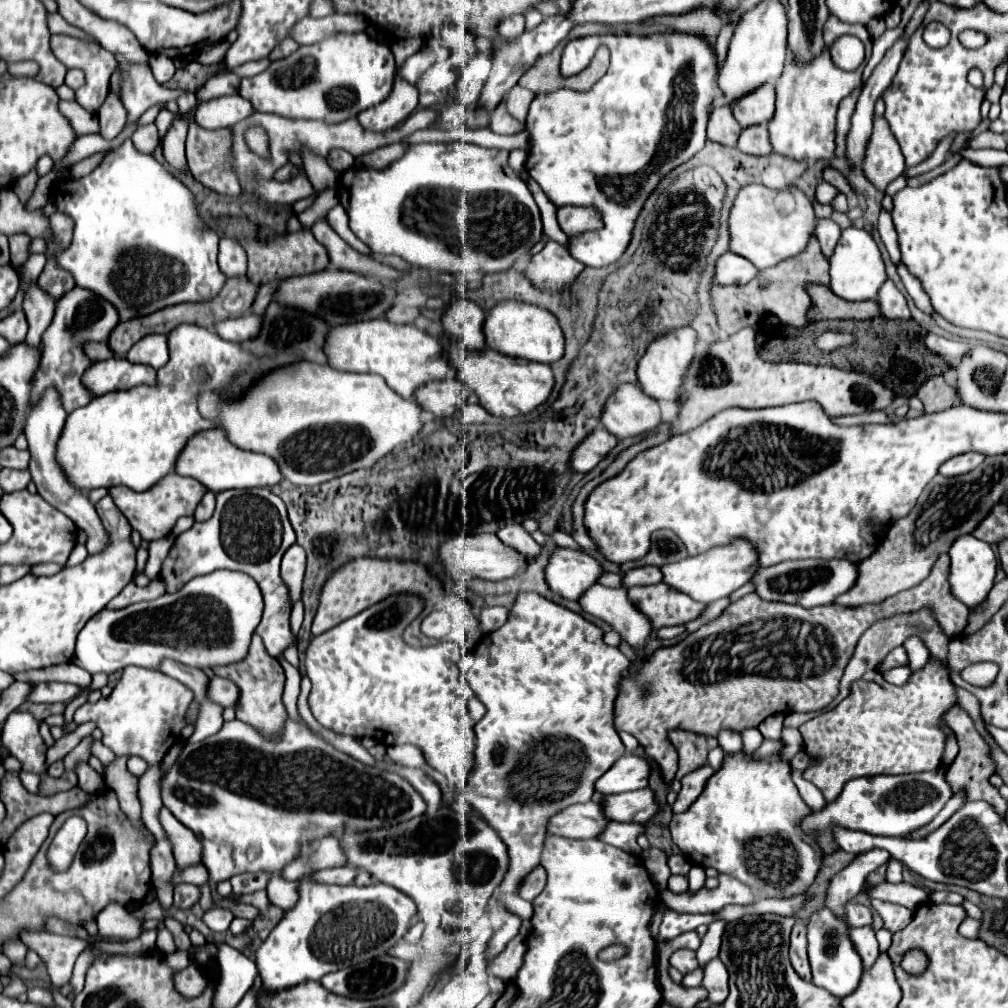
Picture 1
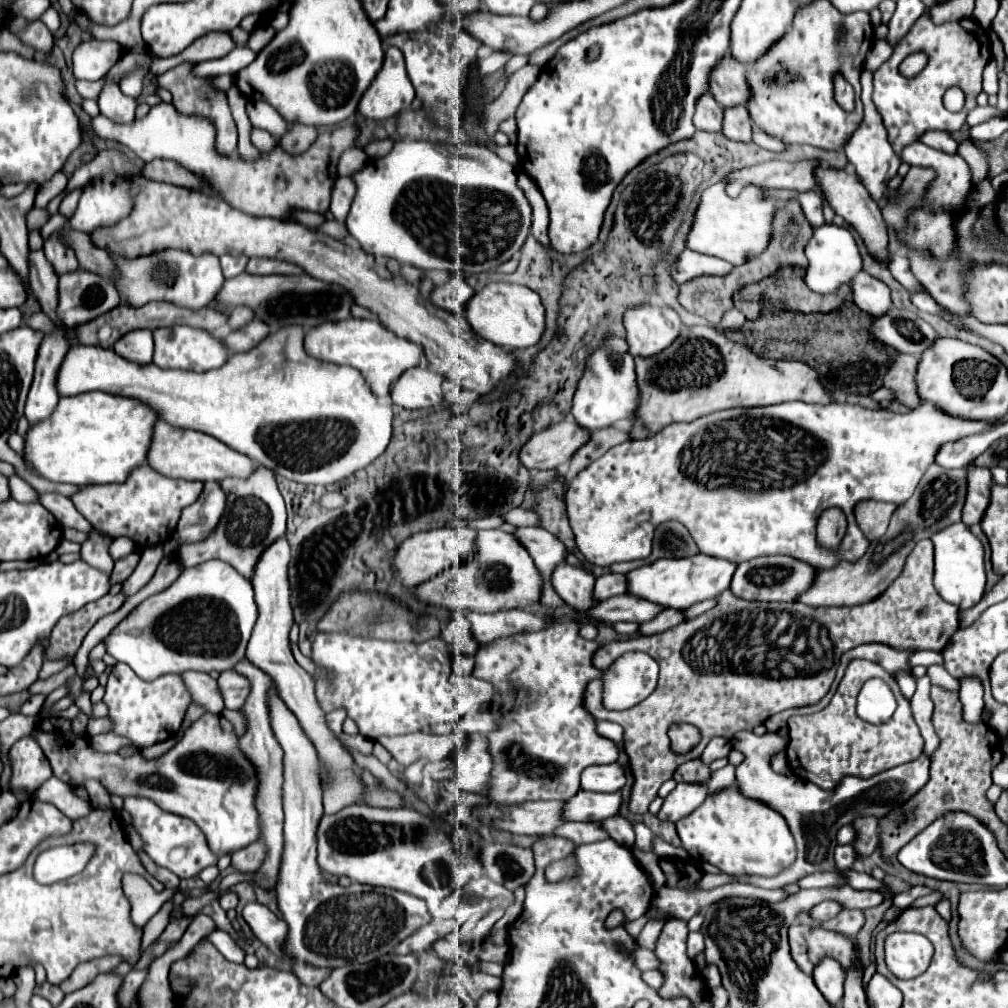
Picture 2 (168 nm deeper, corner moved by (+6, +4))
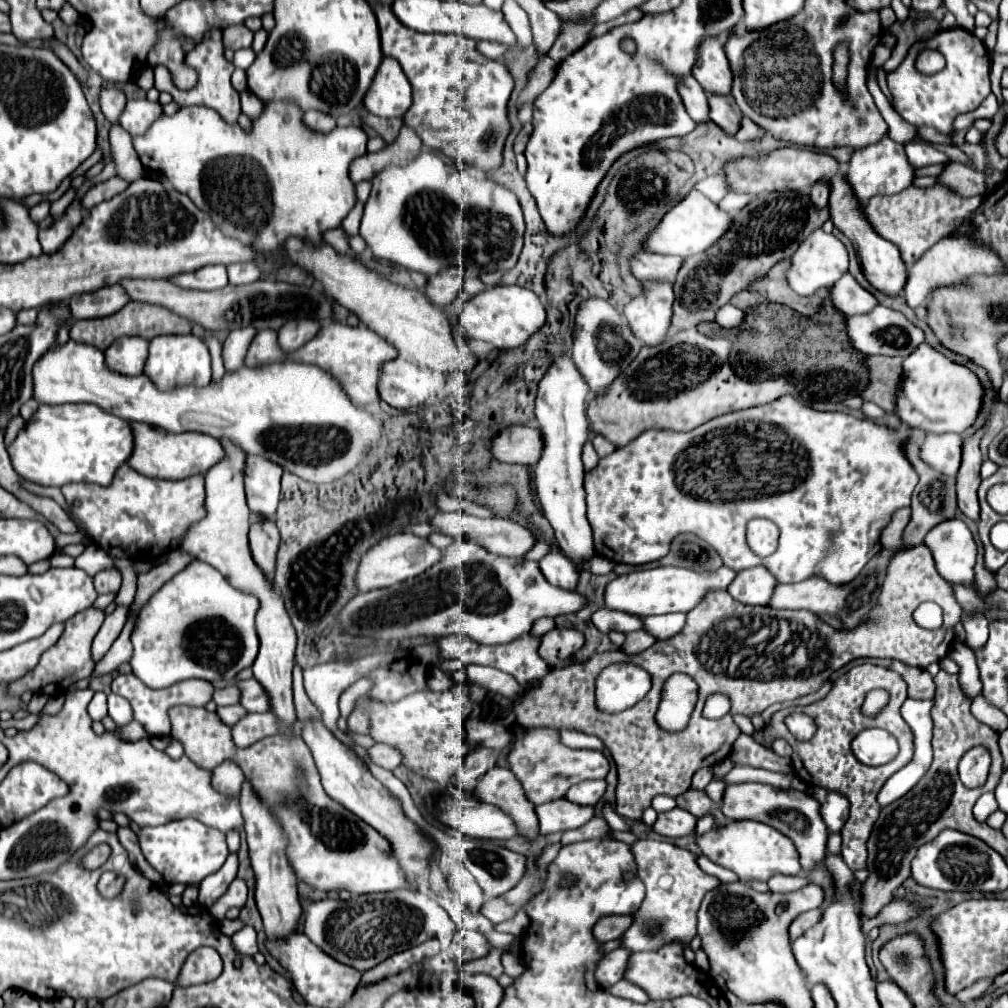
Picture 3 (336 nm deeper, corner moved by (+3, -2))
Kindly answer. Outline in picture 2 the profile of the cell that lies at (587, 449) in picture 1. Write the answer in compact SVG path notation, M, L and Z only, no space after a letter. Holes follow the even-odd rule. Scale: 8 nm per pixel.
M564 418L558 424L534 434L520 452L520 460L530 470L552 470L566 466L574 452L590 440L590 432L574 418Z

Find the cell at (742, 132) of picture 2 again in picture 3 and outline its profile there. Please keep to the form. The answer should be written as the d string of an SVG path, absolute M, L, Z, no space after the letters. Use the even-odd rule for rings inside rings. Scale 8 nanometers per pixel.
M707 94L709 98L709 118L721 126L727 134L735 134L739 130L741 122L741 110L737 110L737 104L733 102L733 96L727 94Z

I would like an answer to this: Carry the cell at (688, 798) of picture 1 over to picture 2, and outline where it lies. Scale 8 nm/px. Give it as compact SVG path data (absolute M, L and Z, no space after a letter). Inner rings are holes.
M678 784L666 796L666 802L658 812L658 818L678 822L680 818L688 816L694 808L698 808L706 796L708 796L706 784Z

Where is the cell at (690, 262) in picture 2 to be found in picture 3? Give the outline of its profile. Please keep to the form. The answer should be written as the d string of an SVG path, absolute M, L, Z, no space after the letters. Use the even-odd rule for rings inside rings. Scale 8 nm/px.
M639 252L629 260L631 274L641 280L675 280L683 260L677 256L661 256L651 252Z

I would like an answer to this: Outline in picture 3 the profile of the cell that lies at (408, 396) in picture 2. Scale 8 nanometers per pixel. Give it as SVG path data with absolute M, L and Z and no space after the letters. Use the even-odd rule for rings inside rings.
M393 358L381 368L379 398L395 408L411 408L431 398L431 372L403 358Z

